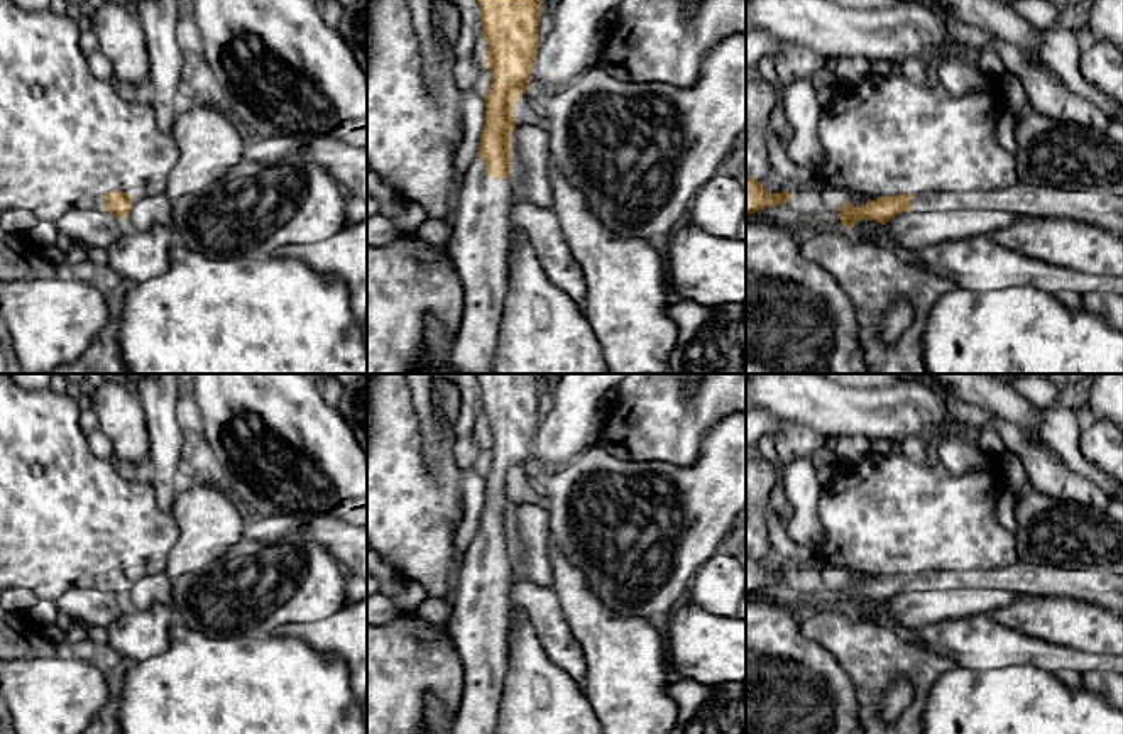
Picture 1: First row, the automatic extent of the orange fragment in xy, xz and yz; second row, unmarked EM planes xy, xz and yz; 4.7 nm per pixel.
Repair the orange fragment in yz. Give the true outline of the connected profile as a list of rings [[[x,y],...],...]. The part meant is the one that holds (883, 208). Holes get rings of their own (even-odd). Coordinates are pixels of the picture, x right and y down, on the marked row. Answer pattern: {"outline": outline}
{"outline": [[[1016,183],[993,191],[950,193],[925,191],[922,194],[878,196],[852,206],[849,200],[837,208],[841,223],[852,230],[857,220],[886,225],[903,211],[944,211],[950,208],[1000,210],[1025,216],[1064,216],[1099,225],[1123,237],[1123,196],[1103,189],[1064,189]]]}

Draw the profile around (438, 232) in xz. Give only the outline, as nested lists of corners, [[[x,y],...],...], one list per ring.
[[[430,220],[418,227],[413,233],[430,244],[446,245],[453,237],[453,228],[450,223],[441,220]]]

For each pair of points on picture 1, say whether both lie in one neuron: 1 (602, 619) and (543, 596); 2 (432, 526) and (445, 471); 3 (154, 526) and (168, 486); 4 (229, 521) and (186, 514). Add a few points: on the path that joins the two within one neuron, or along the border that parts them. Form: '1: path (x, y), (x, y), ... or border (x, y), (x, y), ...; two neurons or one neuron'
1: border (550, 586), (558, 597), (575, 640); two neurons
2: border (423, 457), (437, 486), (440, 503), (452, 516); two neurons
3: border (142, 474), (154, 492), (156, 503), (169, 514); two neurons
4: path (219, 521), (197, 514); one neuron

